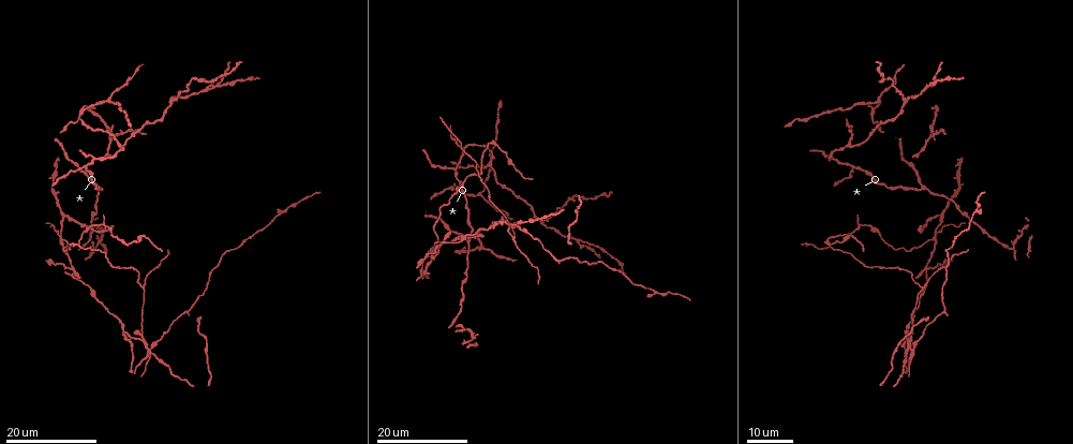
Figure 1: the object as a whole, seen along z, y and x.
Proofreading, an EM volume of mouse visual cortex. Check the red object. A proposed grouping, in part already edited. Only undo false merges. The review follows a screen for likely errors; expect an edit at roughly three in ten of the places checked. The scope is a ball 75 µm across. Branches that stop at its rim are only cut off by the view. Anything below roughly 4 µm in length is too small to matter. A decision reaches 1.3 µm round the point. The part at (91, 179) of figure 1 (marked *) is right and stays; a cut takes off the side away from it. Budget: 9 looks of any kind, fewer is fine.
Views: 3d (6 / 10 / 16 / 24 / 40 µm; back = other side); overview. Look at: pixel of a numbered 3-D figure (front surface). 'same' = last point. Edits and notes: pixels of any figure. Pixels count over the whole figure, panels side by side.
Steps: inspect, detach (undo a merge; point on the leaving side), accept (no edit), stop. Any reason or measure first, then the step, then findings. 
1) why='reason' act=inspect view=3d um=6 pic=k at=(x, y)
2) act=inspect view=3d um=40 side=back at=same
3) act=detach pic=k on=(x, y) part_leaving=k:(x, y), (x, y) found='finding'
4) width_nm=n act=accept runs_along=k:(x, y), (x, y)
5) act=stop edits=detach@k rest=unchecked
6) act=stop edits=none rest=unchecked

why='three arms meet' act=inspect view=3d um=16 pic=1 at=(94, 159)

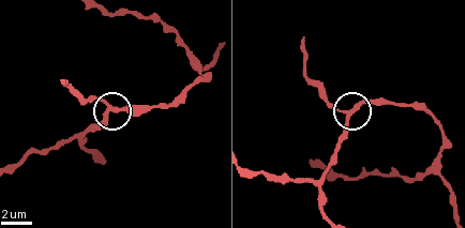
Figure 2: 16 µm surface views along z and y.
act=inspect view=3d um=10 pic=2 at=(350, 112)

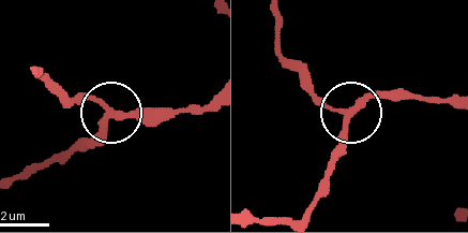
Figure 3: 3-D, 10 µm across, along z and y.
side_arm_um=6 arms=3 act=accept found='all the same neuron'

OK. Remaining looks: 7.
why='looks like a crossing' act=inspect view=3d um=16 pic=1 at=(484, 249)

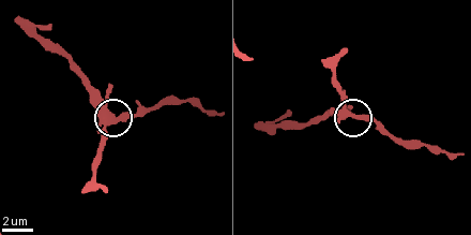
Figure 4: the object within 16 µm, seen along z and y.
act=inspect view=3d um=6 pic=4 at=(354, 116)

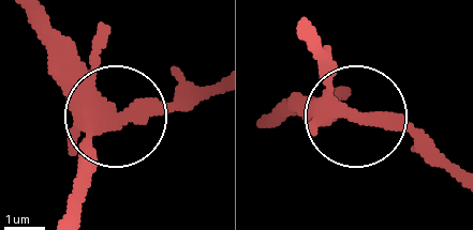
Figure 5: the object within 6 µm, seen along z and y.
arms=4 act=accept found='one neuron here'

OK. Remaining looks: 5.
why='side arm on a straight run' act=inspect view=3d um=16 pic=1 at=(943, 215)

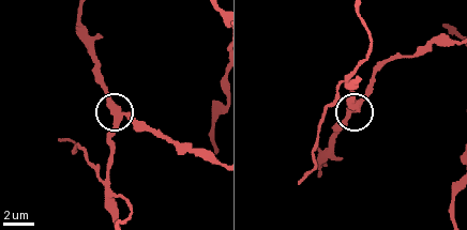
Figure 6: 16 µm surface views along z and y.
act=inspect view=3d um=6 pic=6 at=(113, 109)

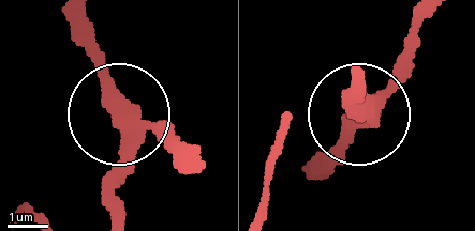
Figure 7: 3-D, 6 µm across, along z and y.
why='other side' act=inspect view=3d um=6 side=back pic=7 at=(120, 119)

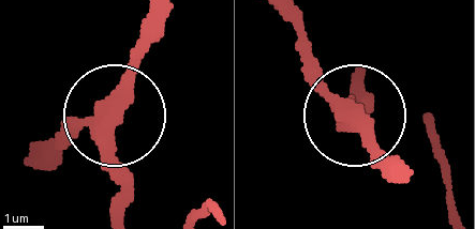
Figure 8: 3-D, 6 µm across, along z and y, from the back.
width_nm=400 act=accept found='one neuron here'

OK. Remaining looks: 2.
why='a fork' act=inspect view=3d um=24 pic=1 at=(935, 241)

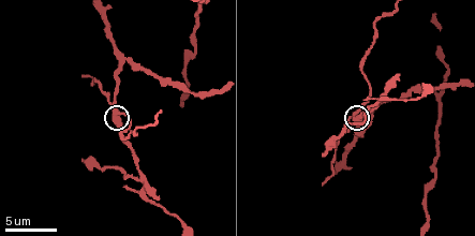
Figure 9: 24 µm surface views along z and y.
why='closer look' act=inspect view=3d um=10 pic=9 at=(116, 112)

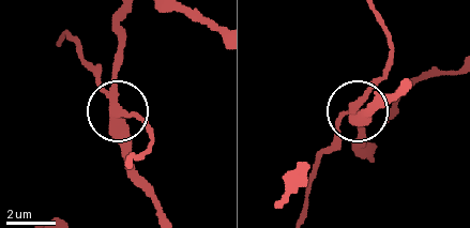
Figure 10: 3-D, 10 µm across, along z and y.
arms=3 act=detach pic=10 on=(97, 76) part_leaving=10:(110, 105), (148, 132), (146, 150), (132, 158) found='two neurons meet here'

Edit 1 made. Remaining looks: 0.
act=stop edits=detach@10 rest=unchecked

